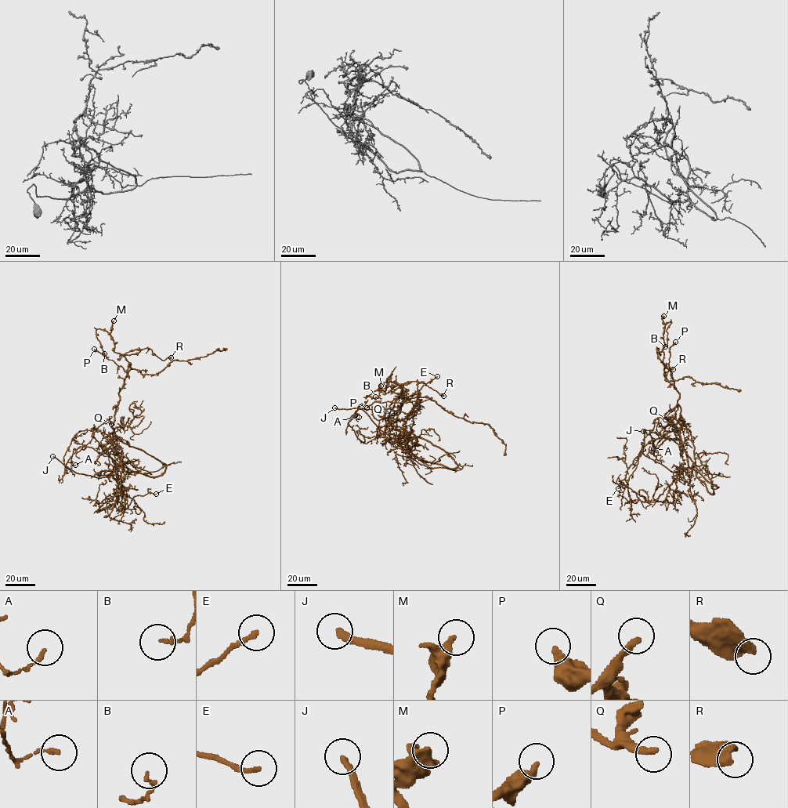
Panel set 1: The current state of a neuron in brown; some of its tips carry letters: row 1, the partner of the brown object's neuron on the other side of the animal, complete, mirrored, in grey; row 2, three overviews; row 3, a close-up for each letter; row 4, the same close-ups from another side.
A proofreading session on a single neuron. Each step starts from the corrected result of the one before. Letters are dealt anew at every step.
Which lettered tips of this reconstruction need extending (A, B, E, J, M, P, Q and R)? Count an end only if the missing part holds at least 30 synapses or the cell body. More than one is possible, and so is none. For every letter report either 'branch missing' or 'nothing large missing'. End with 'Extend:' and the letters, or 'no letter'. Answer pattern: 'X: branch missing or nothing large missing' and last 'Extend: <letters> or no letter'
A: nothing large missing
B: nothing large missing
E: nothing large missing
J: branch missing
M: nothing large missing
P: nothing large missing
Q: branch missing
R: nothing large missing
Extend: J, Q

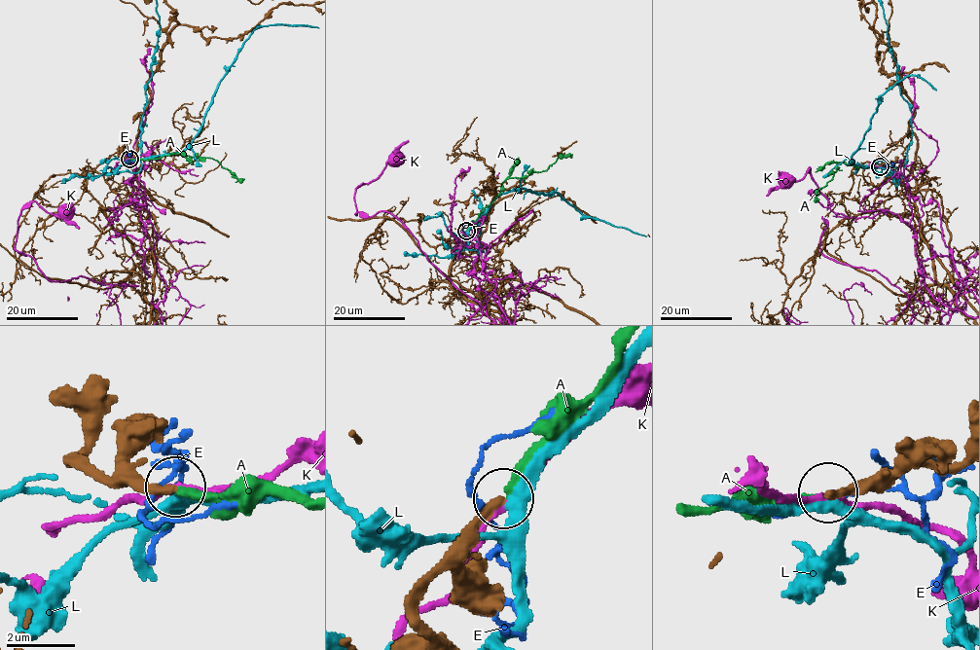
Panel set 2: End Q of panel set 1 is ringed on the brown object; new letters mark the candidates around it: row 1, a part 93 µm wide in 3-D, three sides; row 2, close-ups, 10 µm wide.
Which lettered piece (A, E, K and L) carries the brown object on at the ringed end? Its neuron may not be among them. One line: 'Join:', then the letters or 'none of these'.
Join: A

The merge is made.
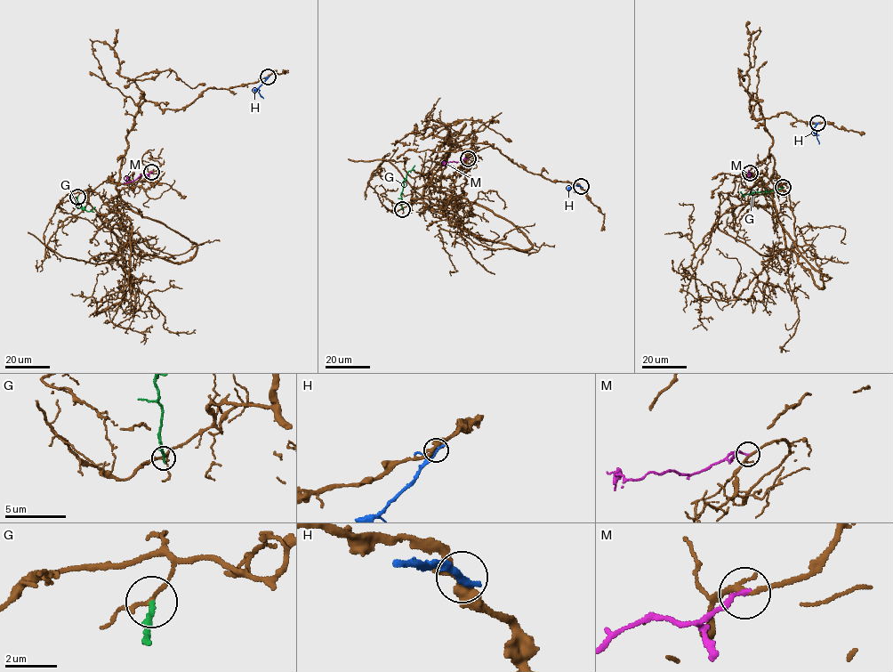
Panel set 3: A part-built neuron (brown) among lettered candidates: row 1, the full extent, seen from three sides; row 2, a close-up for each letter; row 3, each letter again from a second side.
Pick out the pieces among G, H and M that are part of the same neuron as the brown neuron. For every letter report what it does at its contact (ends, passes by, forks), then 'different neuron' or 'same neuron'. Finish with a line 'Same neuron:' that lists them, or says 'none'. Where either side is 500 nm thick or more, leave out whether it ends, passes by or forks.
G: it ends there; different neuron
H: it ends there; different neuron
M: it ends there; different neuron
Same neuron: none

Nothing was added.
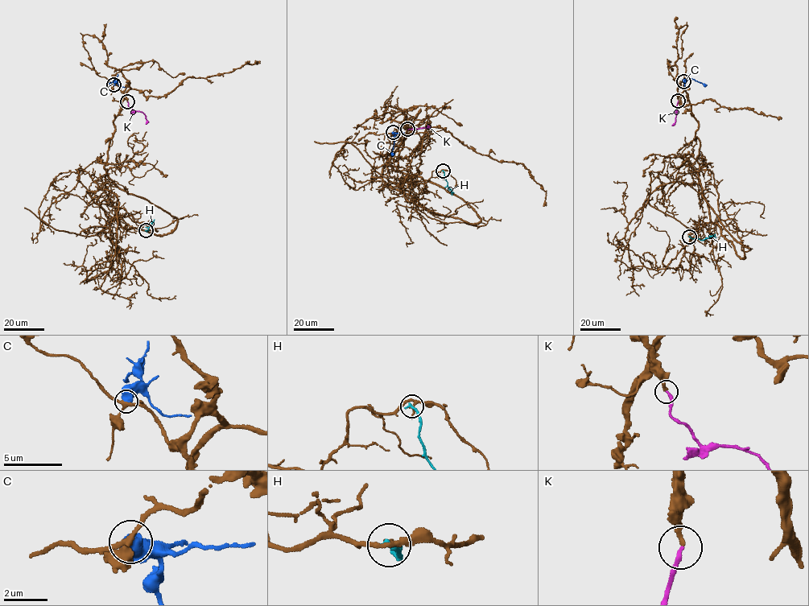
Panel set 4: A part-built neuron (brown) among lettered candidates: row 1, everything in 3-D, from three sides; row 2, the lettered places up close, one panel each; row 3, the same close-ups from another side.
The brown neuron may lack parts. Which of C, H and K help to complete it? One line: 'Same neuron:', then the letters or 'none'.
Same neuron: K

